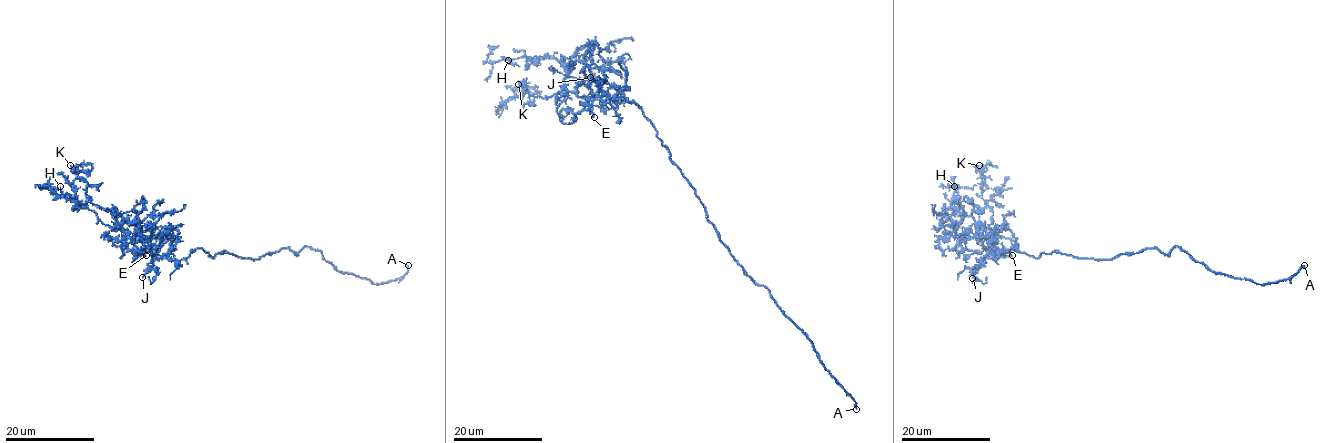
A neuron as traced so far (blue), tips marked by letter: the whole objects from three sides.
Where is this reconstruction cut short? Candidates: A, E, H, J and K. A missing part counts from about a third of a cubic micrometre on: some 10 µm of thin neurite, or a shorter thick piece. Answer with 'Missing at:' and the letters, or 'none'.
Missing at: A, H

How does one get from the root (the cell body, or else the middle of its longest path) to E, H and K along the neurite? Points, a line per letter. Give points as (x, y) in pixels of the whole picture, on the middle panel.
E: (682, 173), (671, 160), (655, 126), (635, 103), (612, 99), (606, 104), (594, 99), (594, 117)
H: (682, 173), (635, 103), (604, 94), (579, 97), (564, 85), (566, 71), (555, 58), (508, 60)
K: (682, 173), (671, 160), (655, 126), (635, 103), (604, 94), (579, 97), (567, 91), (543, 98), (518, 84)

